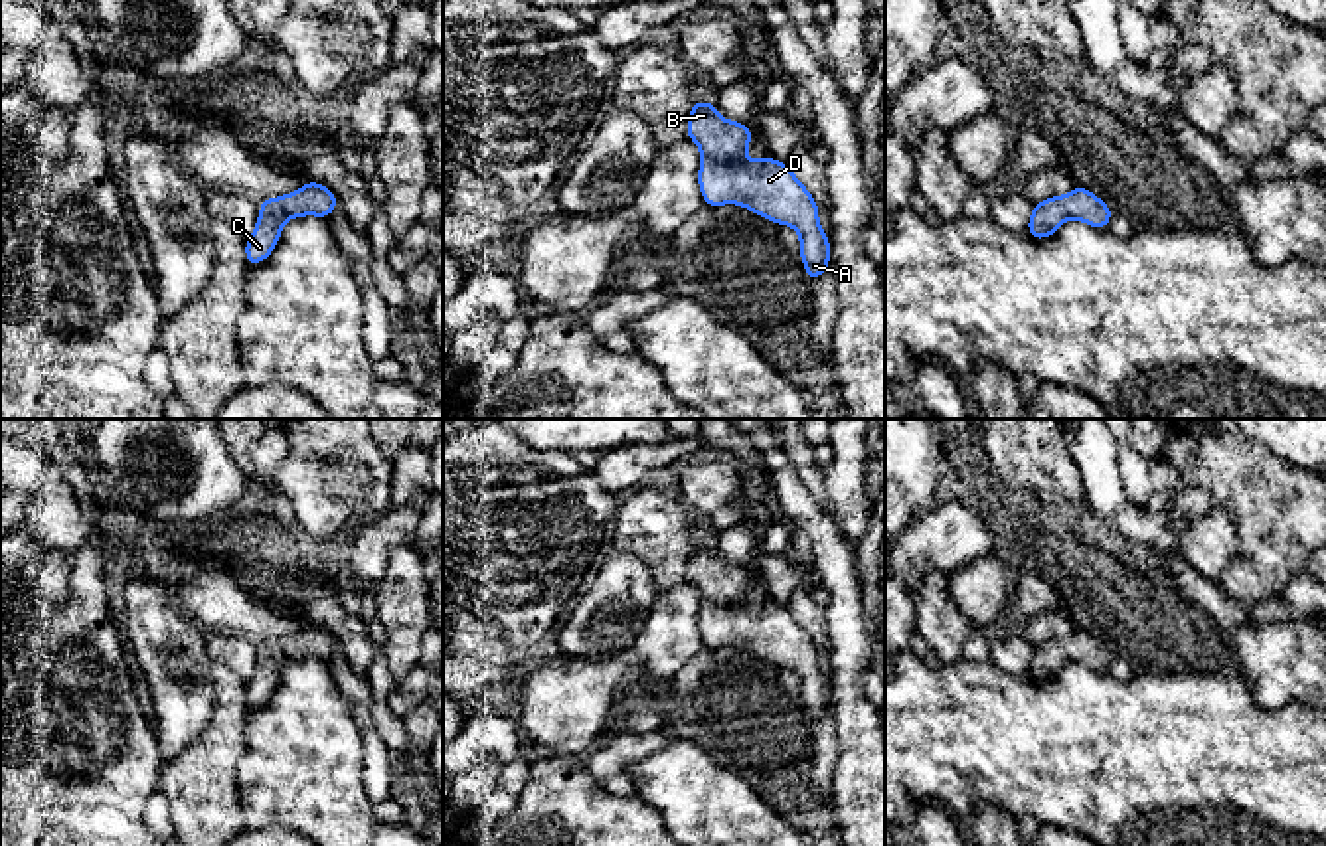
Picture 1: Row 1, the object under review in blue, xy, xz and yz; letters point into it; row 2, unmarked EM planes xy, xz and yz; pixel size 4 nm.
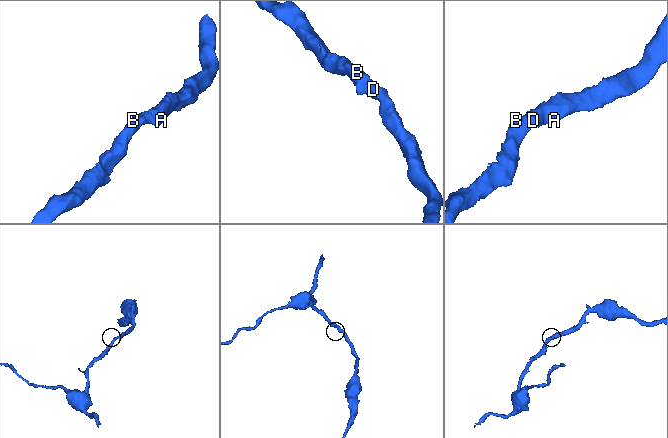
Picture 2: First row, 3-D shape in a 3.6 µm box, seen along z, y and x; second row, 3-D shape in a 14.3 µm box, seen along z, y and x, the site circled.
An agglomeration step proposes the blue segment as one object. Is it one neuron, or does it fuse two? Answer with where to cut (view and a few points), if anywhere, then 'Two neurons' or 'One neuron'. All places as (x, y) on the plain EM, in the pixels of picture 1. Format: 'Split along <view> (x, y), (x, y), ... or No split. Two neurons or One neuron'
No split. One neuron

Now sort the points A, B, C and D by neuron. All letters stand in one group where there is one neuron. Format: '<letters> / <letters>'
A B C D

